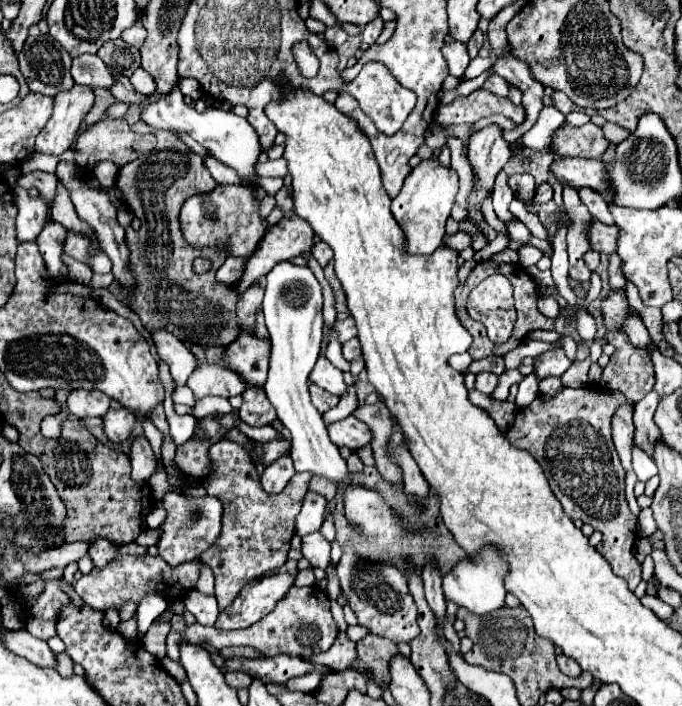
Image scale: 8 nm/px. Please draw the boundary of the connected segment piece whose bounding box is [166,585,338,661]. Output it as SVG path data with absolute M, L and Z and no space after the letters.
M314 585L312 587L290 587L288 595L284 595L284 599L280 599L280 603L274 607L274 611L270 611L268 617L264 617L254 627L248 627L244 631L220 631L216 627L204 627L200 623L192 623L182 632L171 629L166 638L166 656L174 661L178 661L180 657L180 643L183 640L189 643L208 641L214 647L232 647L232 641L234 641L234 645L250 645L250 647L258 649L264 657L274 657L274 655L286 653L286 655L296 655L296 657L308 659L312 655L328 651L332 647L336 635L338 635L338 625L336 625L336 621L334 621L334 617L330 613L330 601L326 597L326 591L322 591L320 587L314 587Z

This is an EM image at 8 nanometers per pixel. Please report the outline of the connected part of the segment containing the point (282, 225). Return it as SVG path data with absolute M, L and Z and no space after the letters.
M294 215L290 221L288 219L278 221L276 227L272 227L264 235L256 253L250 257L244 277L238 281L236 289L240 289L240 293L246 291L258 277L266 275L276 263L284 259L294 259L312 253L314 245L312 239L314 239L312 227L308 227L308 223L304 223L304 219L300 219L298 215Z

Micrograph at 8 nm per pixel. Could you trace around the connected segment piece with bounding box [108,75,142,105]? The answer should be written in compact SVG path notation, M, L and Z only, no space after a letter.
M114 75L114 81L116 81L116 83L114 83L108 91L116 97L116 101L124 101L124 103L128 103L128 105L132 105L132 103L140 103L140 101L142 101L142 95L136 93L136 91L132 89L128 77Z

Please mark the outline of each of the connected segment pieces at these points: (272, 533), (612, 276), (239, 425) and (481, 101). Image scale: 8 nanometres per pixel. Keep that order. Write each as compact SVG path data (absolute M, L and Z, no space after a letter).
M224 439L212 445L210 459L214 461L212 475L204 481L204 487L210 497L220 499L224 515L220 537L200 555L200 559L214 571L214 595L218 599L218 607L226 609L246 583L262 579L268 571L286 563L286 553L294 535L294 519L302 509L312 473L296 473L280 495L270 495L262 489L258 471L252 467L248 453L238 443Z
M612 253L612 255L610 255L608 279L610 279L612 291L620 291L620 289L624 291L624 289L626 289L626 279L624 279L624 273L622 273L622 263L620 263L618 253Z
M239 416L234 419L234 423L238 431L242 431L244 435L250 435L250 439L256 439L256 441L268 441L278 437L278 431L274 427L250 427Z
M476 89L468 97L458 97L450 105L440 105L436 111L436 121L440 125L460 125L460 123L474 123L482 117L490 117L494 113L506 115L520 127L526 119L526 111L522 105L514 105L508 97L498 97L490 91Z

